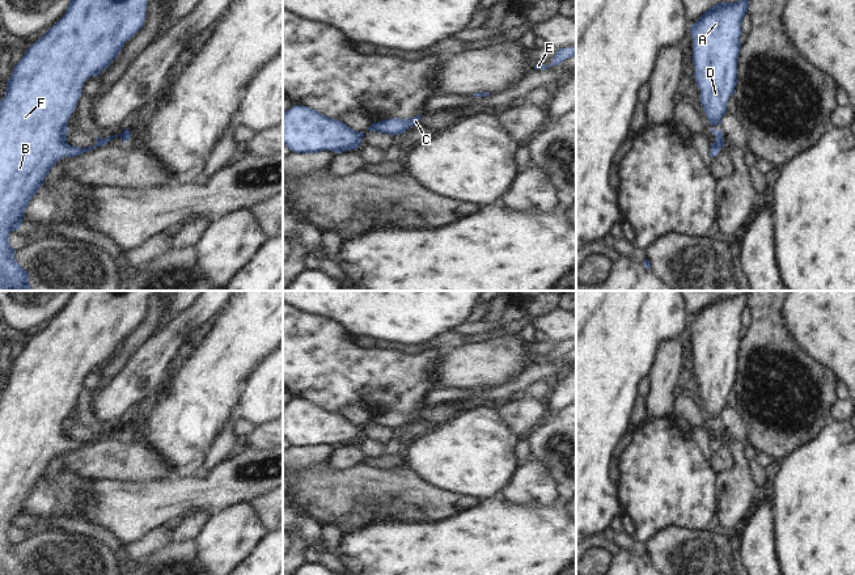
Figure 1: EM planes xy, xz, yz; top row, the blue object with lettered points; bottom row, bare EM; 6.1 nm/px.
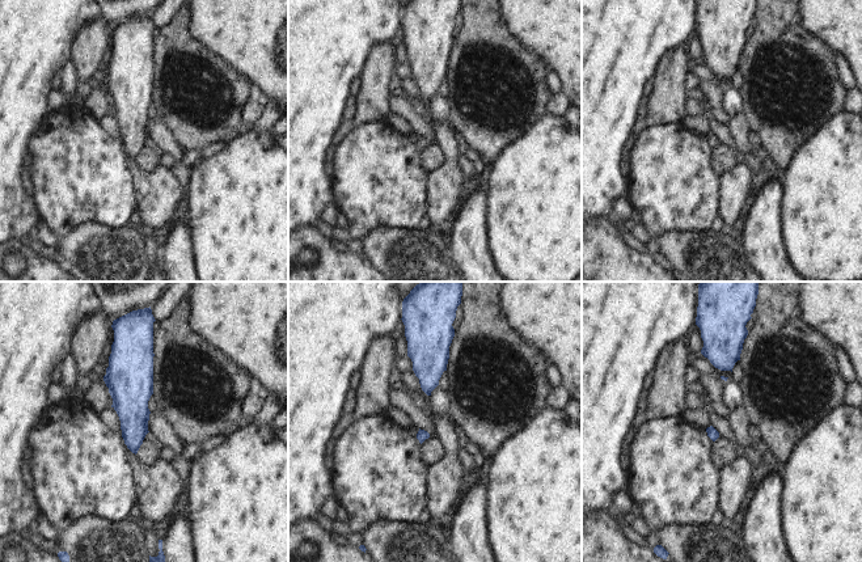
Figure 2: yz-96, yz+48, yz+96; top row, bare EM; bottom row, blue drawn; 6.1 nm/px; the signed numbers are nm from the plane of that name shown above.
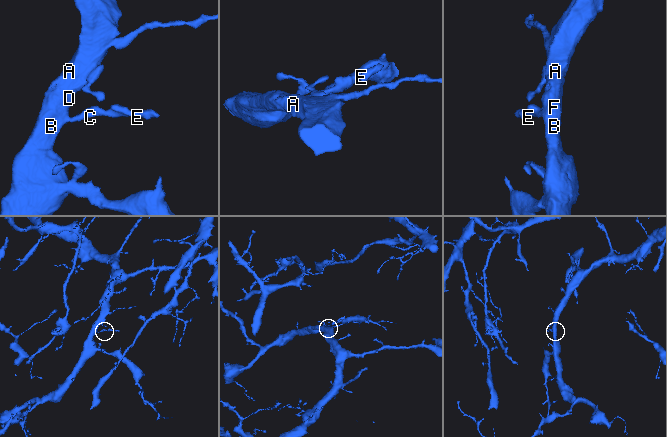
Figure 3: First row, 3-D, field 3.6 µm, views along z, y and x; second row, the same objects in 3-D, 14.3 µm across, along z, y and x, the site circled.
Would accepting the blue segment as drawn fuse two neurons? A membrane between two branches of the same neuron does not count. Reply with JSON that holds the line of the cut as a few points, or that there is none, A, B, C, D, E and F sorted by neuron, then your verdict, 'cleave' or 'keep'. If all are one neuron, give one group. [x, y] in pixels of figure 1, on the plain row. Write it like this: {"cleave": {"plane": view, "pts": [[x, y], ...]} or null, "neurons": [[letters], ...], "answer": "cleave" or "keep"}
{"cleave": null, "neurons": [["A", "B", "C", "D", "E", "F"]], "answer": "keep"}

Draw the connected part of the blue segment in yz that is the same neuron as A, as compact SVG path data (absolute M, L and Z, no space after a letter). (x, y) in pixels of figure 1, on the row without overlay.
M749 293L719 296L706 304L690 320L693 331L694 371L700 384L700 397L712 418L715 435L710 448L718 449L724 440L721 424L714 422L721 418L727 396L737 379L737 351L741 342L741 316L748 306Z

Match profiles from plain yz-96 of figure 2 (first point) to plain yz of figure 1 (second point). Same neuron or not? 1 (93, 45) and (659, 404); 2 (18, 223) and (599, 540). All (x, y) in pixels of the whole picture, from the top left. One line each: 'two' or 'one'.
1: one
2: two

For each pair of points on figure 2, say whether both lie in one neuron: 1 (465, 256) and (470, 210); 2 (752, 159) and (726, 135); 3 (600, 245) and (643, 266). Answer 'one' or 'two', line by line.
1: one
2: one
3: one

